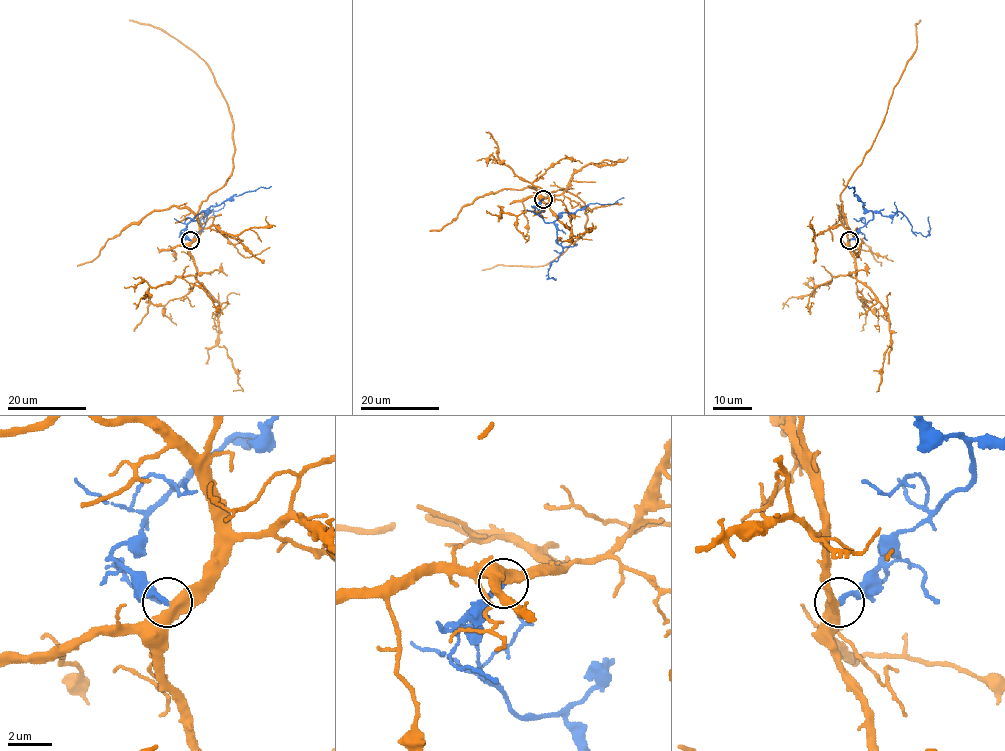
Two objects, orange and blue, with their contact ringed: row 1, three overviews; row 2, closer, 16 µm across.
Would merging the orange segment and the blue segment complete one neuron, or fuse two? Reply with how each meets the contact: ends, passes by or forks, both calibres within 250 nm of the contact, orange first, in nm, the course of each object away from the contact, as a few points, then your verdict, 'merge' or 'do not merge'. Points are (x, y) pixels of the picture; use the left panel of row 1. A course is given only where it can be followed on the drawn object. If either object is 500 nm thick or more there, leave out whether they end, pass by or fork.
orange passes by; blue ends; calibres 440 and 240 nm; course orange (191, 240), (199, 231), (200, 204), (224, 184), (232, 171), (232, 118), (207, 64), (165, 33), (129, 20); course blue (190, 240), (181, 231), (201, 211), (205, 216), (210, 211), (196, 236), (203, 229), (201, 216); merge

